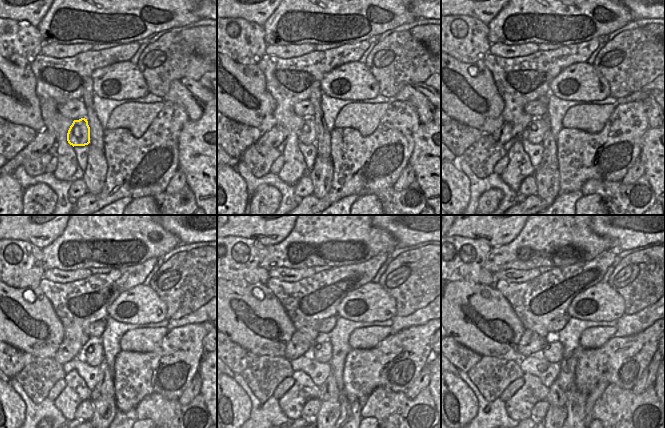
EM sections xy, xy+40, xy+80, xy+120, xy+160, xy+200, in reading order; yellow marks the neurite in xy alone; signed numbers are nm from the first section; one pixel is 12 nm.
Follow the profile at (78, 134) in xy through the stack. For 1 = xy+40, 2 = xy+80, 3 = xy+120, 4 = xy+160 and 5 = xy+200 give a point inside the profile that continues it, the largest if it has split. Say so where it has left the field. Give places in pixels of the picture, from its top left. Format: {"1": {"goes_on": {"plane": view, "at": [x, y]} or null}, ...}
{"1": {"goes_on": {"plane": "xy+40", "at": [306, 134]}}, "2": {"goes_on": {"plane": "xy+80", "at": [534, 132]}}, "3": {"goes_on": {"plane": "xy+120", "at": [94, 356]}}, "4": {"goes_on": {"plane": "xy+160", "at": [322, 352]}}, "5": {"goes_on": {"plane": "xy+200", "at": [553, 351]}}}

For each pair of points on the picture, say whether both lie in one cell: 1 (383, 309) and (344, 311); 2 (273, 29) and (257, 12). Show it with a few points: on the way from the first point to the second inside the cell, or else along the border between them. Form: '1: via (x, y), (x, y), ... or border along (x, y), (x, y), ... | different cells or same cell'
1: via (373, 309), (369, 309), (360, 316), (354, 316) | same cell
2: border along (275, 10), (262, 25) | different cells

